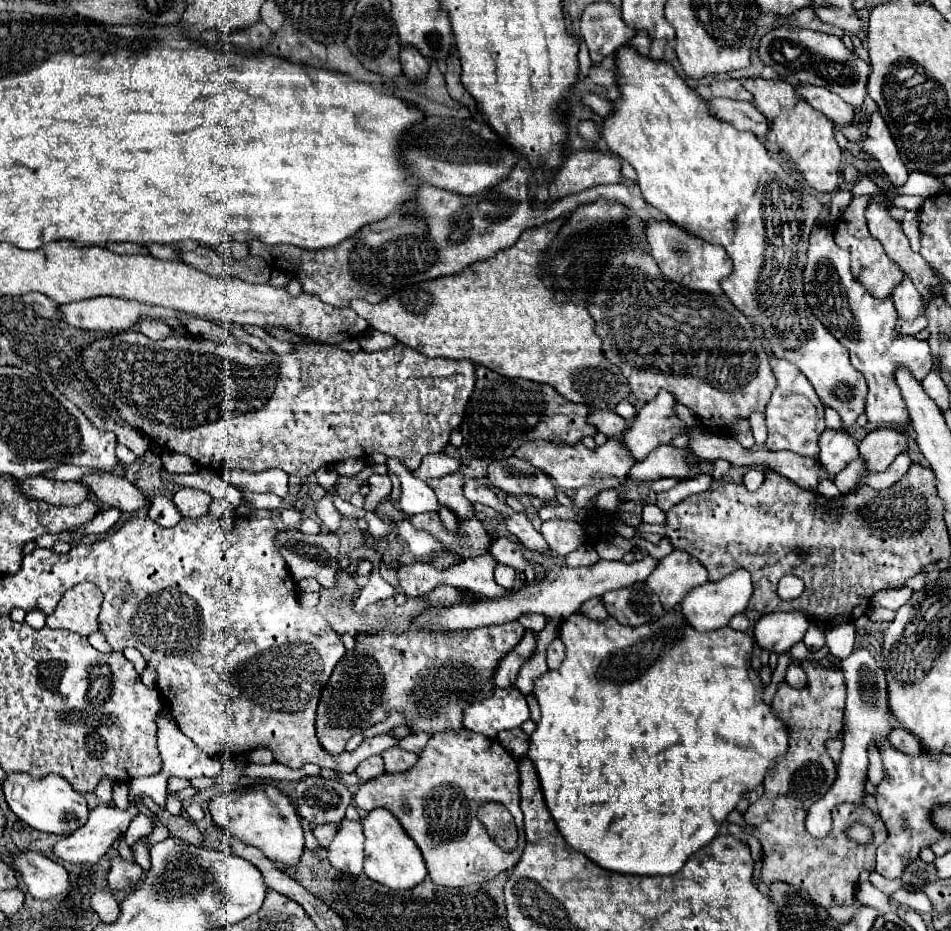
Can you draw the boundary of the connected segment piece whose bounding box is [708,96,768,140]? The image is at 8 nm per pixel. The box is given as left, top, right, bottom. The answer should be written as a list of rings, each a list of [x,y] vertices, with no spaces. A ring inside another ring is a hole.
[[[708,98],[708,112],[714,116],[720,116],[720,120],[734,124],[738,130],[752,132],[756,138],[764,140],[768,132],[766,118],[754,108],[750,108],[750,102],[738,102],[738,100],[726,100],[726,98]]]

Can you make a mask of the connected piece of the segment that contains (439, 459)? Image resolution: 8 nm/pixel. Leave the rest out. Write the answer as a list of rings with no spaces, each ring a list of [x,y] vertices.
[[[444,452],[426,455],[420,467],[413,471],[413,475],[426,480],[426,478],[440,478],[446,474],[452,474],[460,468],[460,460],[446,456]]]

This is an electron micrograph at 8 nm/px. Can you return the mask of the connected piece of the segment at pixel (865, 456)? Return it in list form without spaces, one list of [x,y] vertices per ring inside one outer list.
[[[882,428],[882,430],[870,432],[858,446],[860,458],[866,464],[864,476],[886,470],[892,464],[892,460],[904,450],[906,442],[908,440],[906,440],[904,432],[894,432],[892,428]]]

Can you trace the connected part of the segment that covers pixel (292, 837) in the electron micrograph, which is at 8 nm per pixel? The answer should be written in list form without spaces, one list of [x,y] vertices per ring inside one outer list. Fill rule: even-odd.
[[[266,786],[262,790],[250,788],[236,794],[222,794],[210,802],[210,814],[216,824],[238,836],[242,842],[262,850],[262,854],[276,866],[290,868],[300,862],[300,856],[304,852],[302,824],[290,798],[284,796],[280,790]]]

